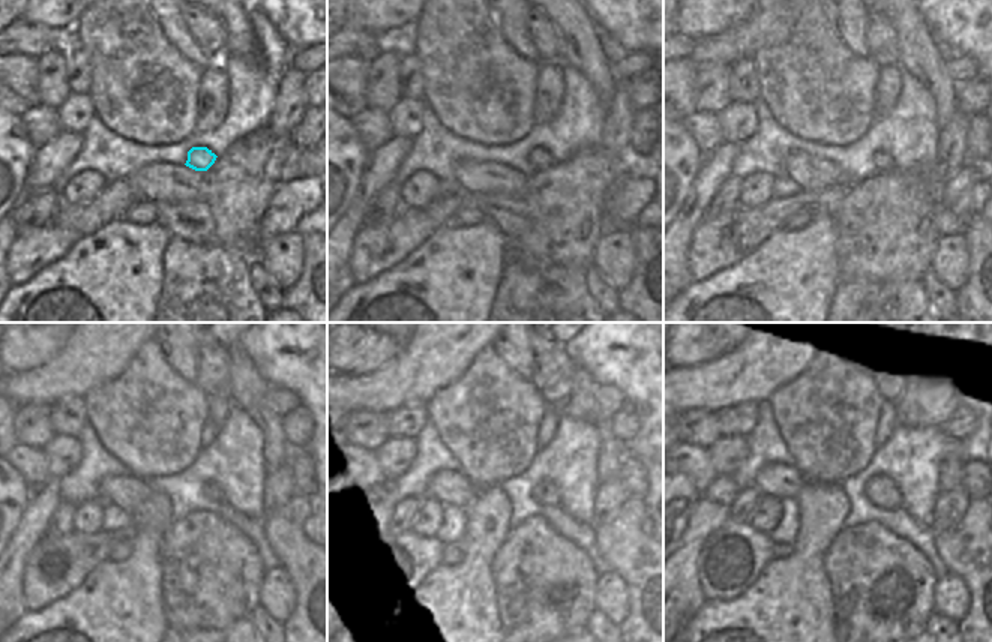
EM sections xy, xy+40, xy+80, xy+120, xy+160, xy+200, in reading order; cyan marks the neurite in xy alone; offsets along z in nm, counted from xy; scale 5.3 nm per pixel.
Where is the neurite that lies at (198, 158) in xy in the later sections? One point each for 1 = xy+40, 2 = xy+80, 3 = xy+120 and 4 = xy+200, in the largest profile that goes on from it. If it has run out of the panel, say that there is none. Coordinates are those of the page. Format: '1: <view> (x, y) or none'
1: xy+40 (541, 159)
2: xy+80 (883, 161)
3: xy+120 (213, 492)
4: xy+200 (881, 491)

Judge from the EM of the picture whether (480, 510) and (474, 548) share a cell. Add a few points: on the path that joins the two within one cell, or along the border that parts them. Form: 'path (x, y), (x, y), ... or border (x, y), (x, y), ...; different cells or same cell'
path (480, 519), (480, 539); same cell

